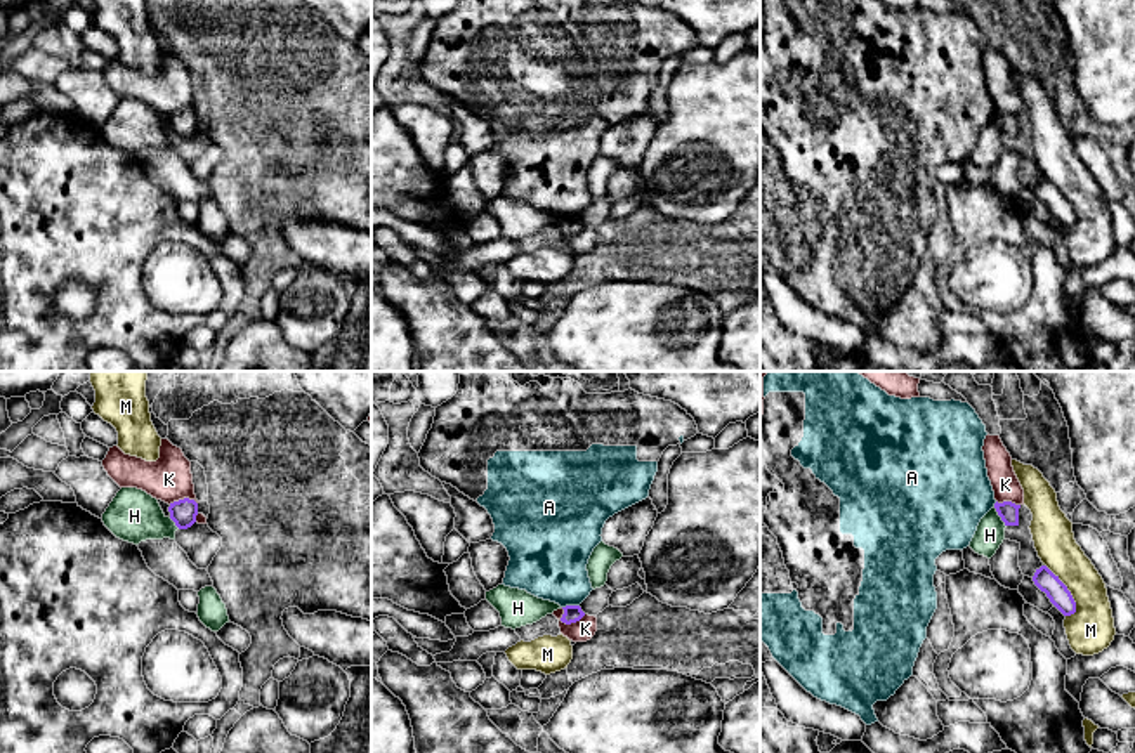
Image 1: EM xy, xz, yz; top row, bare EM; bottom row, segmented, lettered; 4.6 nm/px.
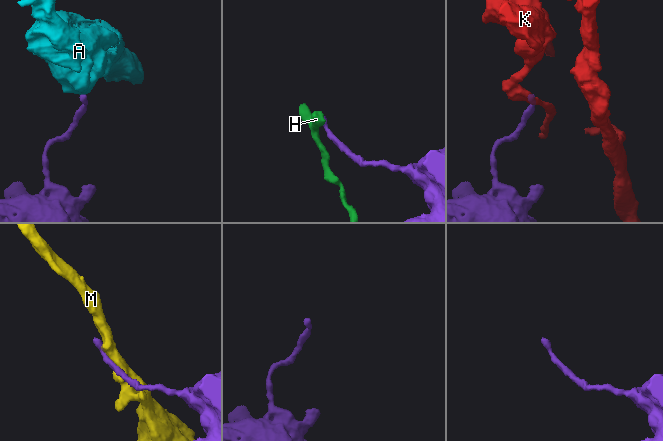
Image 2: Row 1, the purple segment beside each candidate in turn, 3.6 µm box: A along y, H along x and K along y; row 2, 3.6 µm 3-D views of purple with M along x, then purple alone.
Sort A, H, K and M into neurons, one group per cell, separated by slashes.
A / H / K / M

